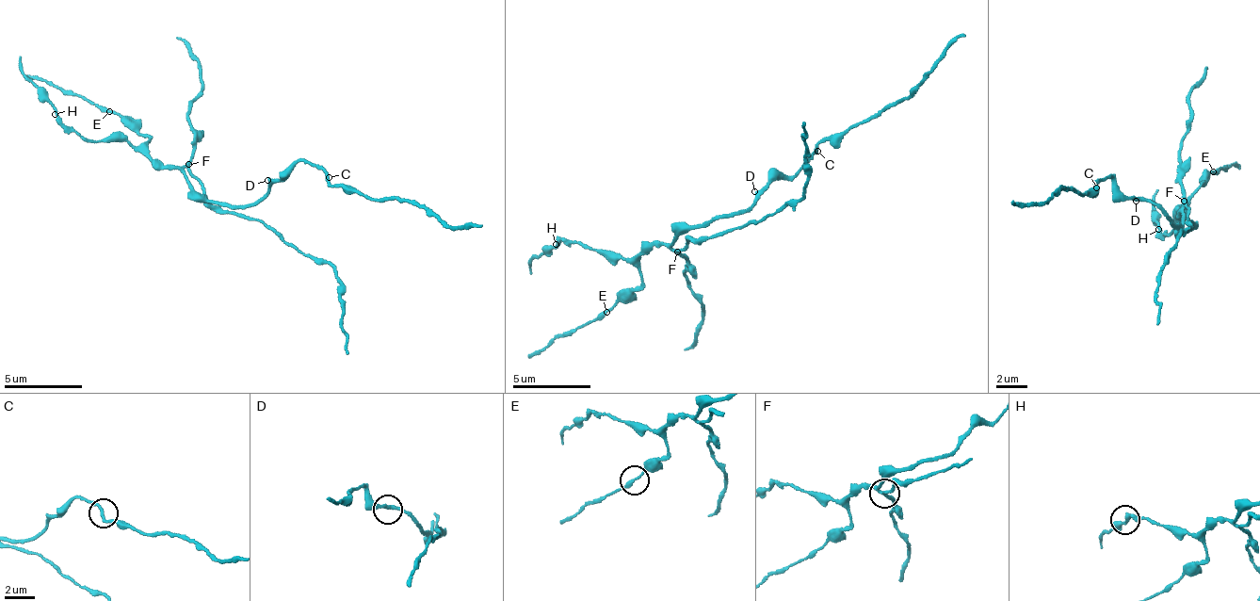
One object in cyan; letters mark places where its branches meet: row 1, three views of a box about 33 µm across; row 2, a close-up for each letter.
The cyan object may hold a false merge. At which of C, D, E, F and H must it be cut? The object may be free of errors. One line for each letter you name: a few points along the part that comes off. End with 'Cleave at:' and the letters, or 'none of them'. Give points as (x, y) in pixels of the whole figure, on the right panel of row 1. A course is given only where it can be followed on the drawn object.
F: foreign part runs (1183, 201), (1192, 225), (1182, 233), (1161, 268), (1156, 322)
Cleave at: F

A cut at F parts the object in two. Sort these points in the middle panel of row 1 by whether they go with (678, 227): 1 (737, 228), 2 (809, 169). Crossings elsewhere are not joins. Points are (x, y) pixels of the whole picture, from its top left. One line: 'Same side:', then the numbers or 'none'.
Same side: none

